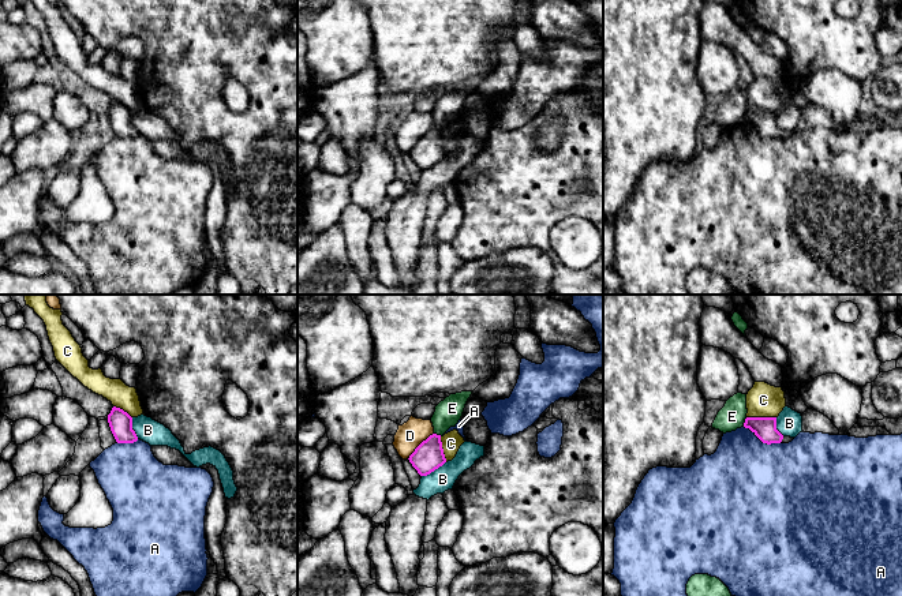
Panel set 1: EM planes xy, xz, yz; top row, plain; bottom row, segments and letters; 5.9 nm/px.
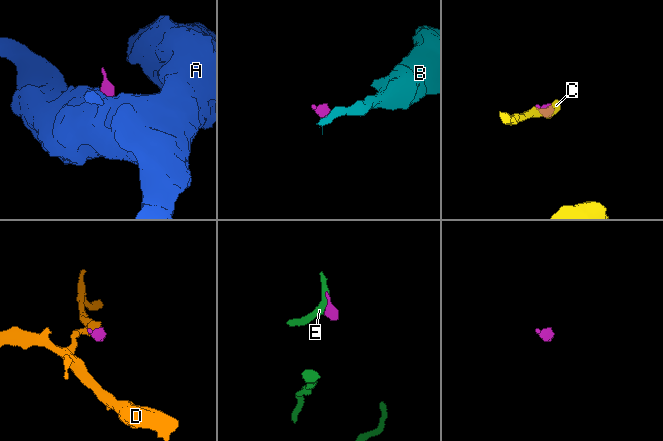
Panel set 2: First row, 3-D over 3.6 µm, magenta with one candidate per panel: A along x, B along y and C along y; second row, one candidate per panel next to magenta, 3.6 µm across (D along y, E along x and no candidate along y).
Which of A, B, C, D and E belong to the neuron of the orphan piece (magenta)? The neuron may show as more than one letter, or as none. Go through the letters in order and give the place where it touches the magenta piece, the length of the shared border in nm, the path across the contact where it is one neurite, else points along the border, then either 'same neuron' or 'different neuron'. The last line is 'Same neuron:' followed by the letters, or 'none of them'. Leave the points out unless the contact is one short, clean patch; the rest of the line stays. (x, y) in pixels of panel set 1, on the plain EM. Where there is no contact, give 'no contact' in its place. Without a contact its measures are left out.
A: yz (762, 135) | 240 nm | along yz (744, 120), (763, 137), (779, 138) | different neuron
B: xz (433, 165) | 170 nm | along xz (445, 156), (422, 171) | different neuron
C: yz (762, 112) | 180 nm | along yz (747, 111), (775, 112) | different neuron
D: xz (419, 139) | 220 nm | along xz (433, 127), (408, 153) | different neuron
E: yz (745, 116) | 60 nm | along yz (747, 112), (743, 120) | different neuron
Same neuron: none of them

